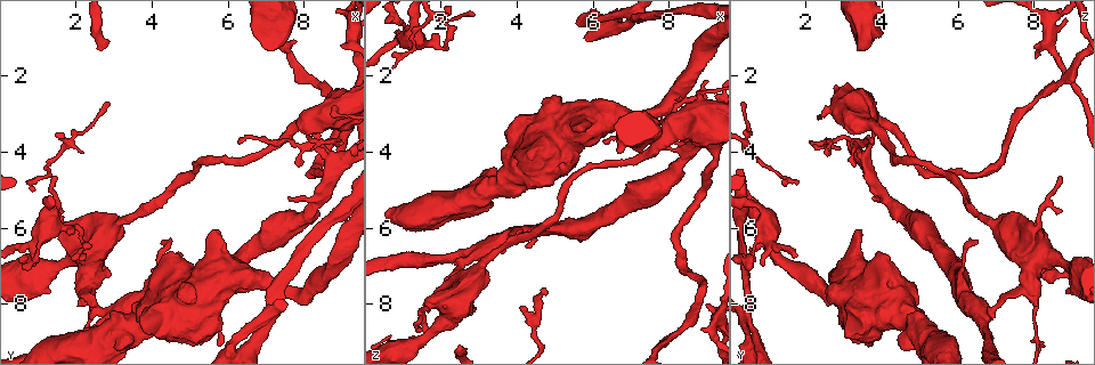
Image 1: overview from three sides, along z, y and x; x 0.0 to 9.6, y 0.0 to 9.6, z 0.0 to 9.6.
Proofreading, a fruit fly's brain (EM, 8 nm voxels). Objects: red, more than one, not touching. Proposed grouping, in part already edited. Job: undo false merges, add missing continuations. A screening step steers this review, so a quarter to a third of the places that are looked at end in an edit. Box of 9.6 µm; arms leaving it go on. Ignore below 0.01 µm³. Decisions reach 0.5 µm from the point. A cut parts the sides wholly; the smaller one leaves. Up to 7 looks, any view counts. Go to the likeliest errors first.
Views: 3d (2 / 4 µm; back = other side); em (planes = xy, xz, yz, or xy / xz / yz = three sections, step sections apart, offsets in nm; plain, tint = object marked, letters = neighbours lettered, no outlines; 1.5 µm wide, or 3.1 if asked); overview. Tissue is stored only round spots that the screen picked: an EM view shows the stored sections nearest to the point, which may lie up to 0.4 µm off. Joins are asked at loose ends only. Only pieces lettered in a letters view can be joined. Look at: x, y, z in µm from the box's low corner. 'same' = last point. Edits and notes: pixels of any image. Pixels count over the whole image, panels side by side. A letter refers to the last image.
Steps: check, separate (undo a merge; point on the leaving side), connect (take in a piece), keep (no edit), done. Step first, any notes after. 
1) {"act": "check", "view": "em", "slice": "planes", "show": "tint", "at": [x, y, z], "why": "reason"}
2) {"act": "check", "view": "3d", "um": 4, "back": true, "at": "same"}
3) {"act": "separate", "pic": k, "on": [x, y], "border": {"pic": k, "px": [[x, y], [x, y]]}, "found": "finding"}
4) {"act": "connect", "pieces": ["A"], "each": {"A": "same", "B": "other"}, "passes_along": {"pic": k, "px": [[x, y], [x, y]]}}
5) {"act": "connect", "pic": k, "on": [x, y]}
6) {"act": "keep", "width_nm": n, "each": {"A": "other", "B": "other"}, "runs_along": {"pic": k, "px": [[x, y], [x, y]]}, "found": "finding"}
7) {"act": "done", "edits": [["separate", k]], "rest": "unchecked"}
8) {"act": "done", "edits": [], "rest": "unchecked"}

{"act": "check", "view": "3d", "um": 4, "at": [0.65, 4.75, 1.75]}

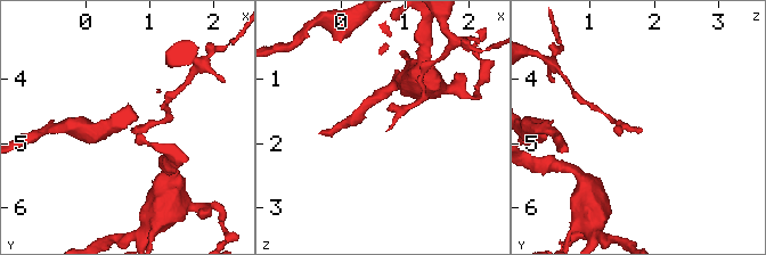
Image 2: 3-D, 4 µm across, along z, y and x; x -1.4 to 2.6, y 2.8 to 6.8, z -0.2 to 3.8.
{"act": "check", "view": "em", "um": 3.1, "slice": "planes", "show": "letters", "at": [0.70, 4.80, 1.85], "why": "shape alone is not enough"}

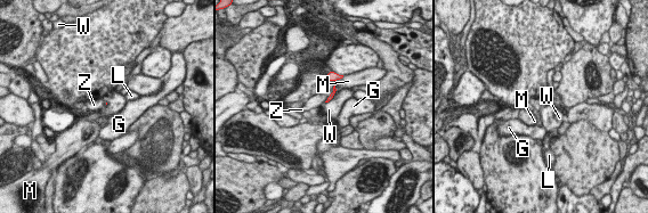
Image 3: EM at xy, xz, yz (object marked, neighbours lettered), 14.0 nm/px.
{"act": "keep", "each": {"G": "other", "L": "other", "M": "other", "W": "other", "Z": "other"}, "border": {"pic": 3, "px": [[334, 96], [325, 103]]}, "found": "none of them fits"}

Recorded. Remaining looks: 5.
{"act": "check", "view": "3d", "um": 2, "at": [1.40, 4.70, 8.65], "why": "tapers out"}

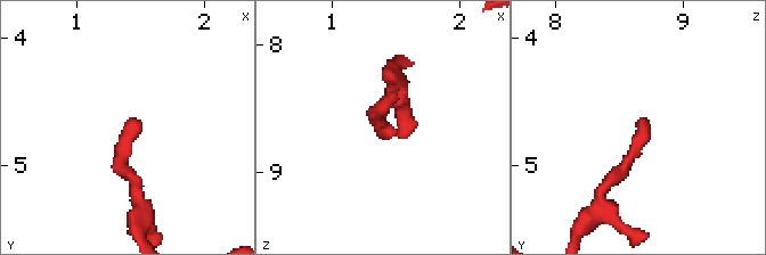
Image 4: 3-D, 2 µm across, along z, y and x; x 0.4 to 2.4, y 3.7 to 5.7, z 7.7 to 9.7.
{"act": "check", "view": "em", "slice": "planes", "show": "letters", "at": [1.46, 4.62, 8.70]}

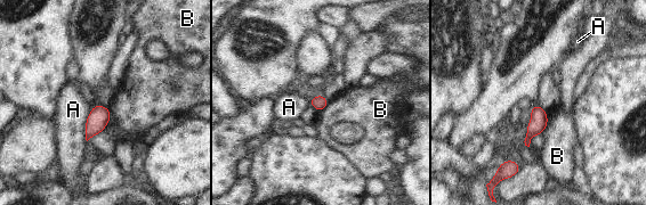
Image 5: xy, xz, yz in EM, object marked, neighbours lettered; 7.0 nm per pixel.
{"act": "keep", "width_nm": 100, "each": {"A": "other", "B": "other"}, "border": {"pic": 5, "px": [[548, 117], [548, 124], [541, 133]]}, "found": "none of them fits"}

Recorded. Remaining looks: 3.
{"act": "check", "view": "3d", "um": 4, "at": [1.25, 7.05, 9.10], "why": "sudden change in width"}

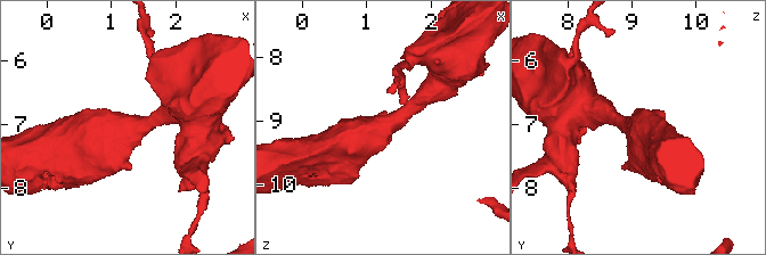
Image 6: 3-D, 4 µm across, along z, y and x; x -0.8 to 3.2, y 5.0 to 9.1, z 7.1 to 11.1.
{"act": "check", "view": "em", "slice": "xz", "step": 8, "show": "tint", "at": [1.25, 7.10, 9.10], "arm_widths_nm": [280, 650], "why": "need the tissue"}

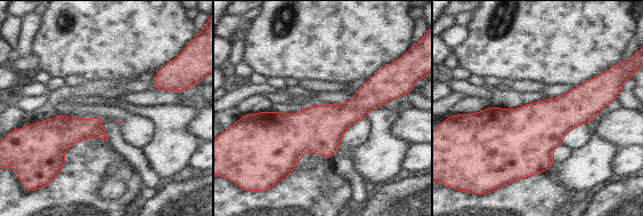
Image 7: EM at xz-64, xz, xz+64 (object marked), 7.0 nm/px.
{"act": "check", "view": "em", "slice": "planes", "show": "letters", "at": "same", "why": "cut it another way"}

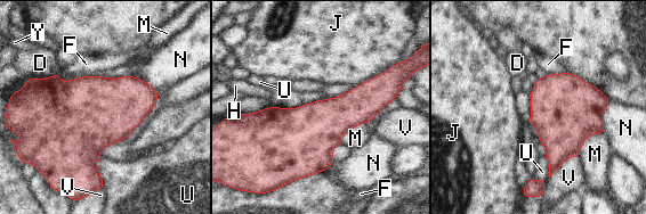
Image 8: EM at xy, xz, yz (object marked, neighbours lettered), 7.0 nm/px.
{"act": "keep", "longest_contact_nm": ["V", 340], "each": {"D": "other", "F": "other", "H": "other", "J": "other", "M": "other", "N": "other", "U": "other", "V": "other", "Y": "other"}, "found": "all the same neuron"}

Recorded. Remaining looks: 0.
{"act": "done", "edits": [], "rest": "unchecked"}

